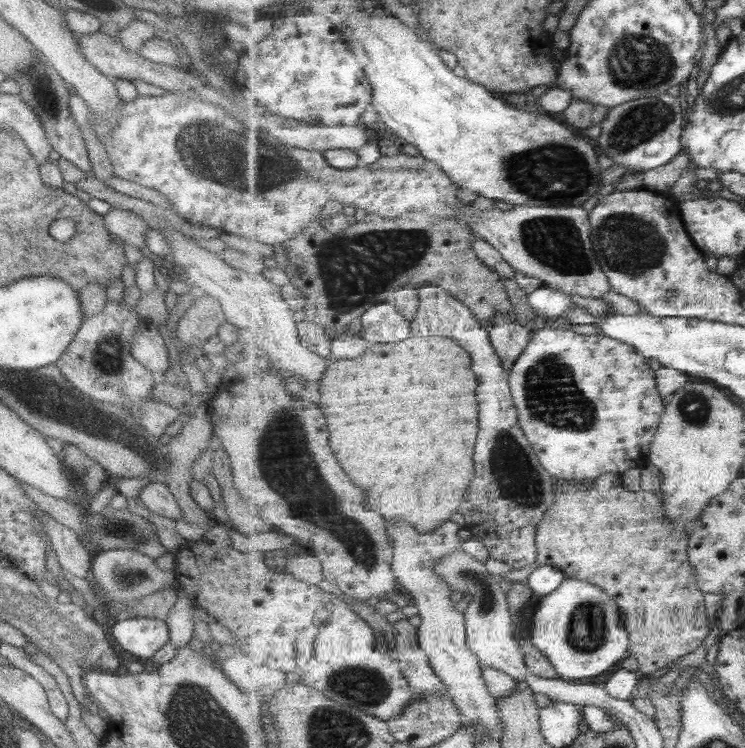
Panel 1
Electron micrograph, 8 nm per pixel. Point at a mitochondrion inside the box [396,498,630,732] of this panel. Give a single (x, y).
(587, 625)

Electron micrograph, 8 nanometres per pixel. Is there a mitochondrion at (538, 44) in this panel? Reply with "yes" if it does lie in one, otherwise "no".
no

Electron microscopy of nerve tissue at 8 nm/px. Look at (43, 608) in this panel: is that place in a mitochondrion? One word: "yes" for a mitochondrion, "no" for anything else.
no

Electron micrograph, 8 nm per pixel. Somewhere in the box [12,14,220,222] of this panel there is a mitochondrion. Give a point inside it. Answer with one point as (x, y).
(44, 92)

